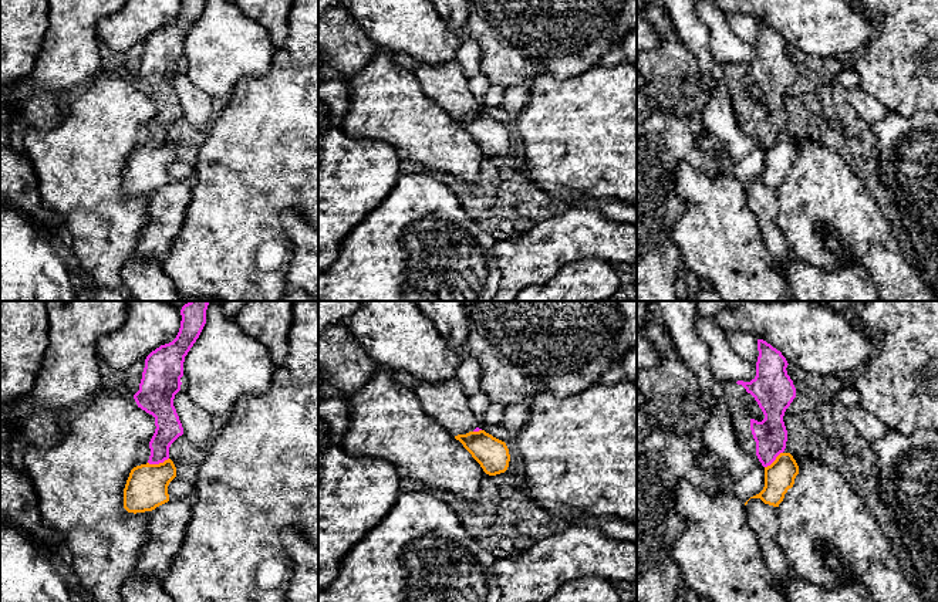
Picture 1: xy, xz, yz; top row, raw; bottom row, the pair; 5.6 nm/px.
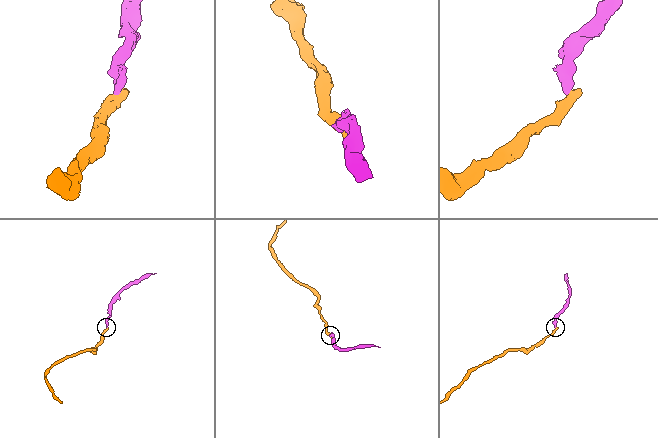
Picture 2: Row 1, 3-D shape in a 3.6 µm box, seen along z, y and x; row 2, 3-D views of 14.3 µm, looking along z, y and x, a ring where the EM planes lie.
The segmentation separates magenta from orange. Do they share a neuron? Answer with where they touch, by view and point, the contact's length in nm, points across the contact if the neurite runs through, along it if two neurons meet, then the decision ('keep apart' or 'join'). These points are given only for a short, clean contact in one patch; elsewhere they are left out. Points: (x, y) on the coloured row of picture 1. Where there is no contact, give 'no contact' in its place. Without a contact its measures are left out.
xy (158, 463) | 120 nm | along xy (168, 457), (158, 463), (148, 463) | keep apart

